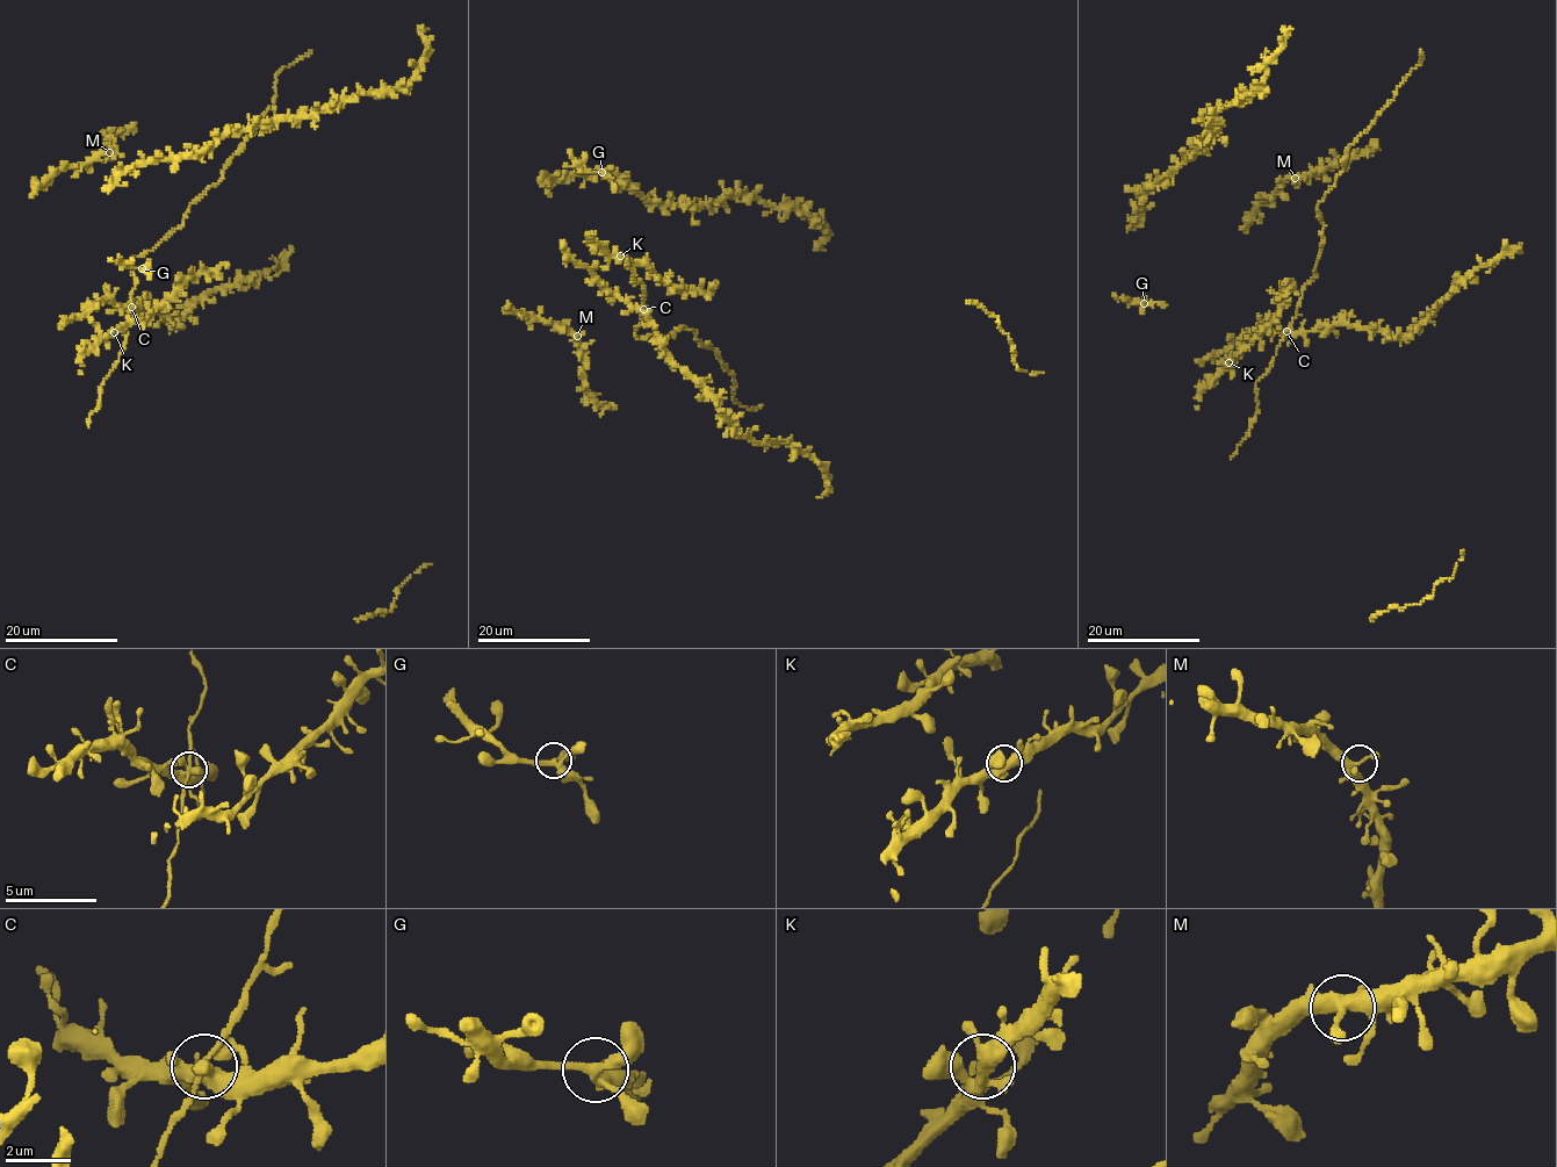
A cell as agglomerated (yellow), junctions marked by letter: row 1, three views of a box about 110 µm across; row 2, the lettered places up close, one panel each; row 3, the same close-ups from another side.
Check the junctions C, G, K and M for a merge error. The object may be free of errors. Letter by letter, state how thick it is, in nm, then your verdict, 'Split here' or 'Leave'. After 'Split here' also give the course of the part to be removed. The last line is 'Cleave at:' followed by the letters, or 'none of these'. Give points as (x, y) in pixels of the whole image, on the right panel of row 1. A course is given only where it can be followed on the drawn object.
C: Thickness 320 nm. Leave
G: Thickness 320 nm. Leave
K: Thickness 340 nm. Leave
M: Thickness 340 nm. Leave
Cleave at: none of these

